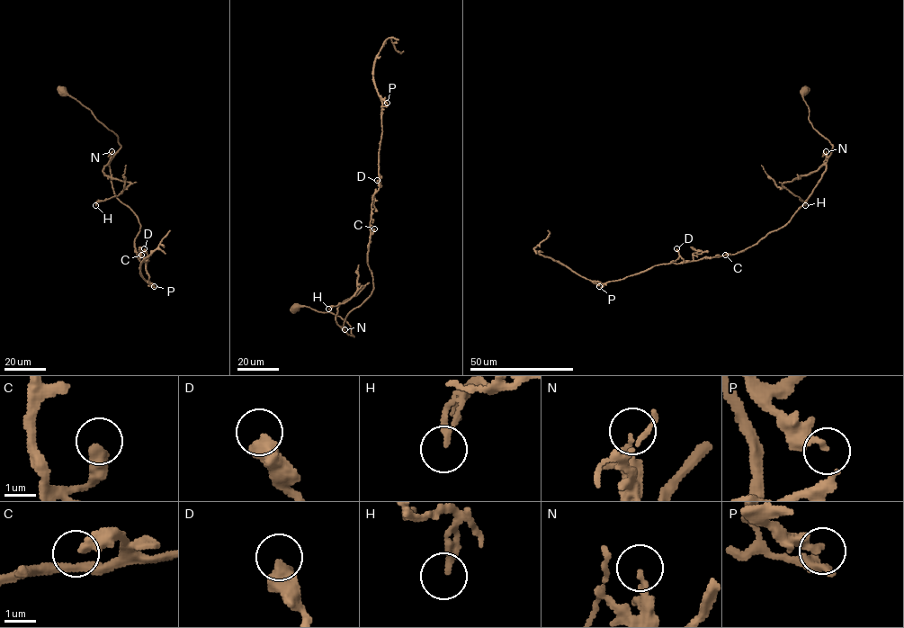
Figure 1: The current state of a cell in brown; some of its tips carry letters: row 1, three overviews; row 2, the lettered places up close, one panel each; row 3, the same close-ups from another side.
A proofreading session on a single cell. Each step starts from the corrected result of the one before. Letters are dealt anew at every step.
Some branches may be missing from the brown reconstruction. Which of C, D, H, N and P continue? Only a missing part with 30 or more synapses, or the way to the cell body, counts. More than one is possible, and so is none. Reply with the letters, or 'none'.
none

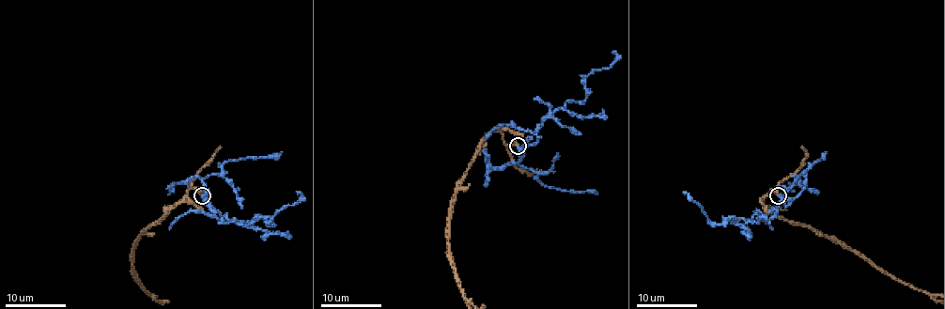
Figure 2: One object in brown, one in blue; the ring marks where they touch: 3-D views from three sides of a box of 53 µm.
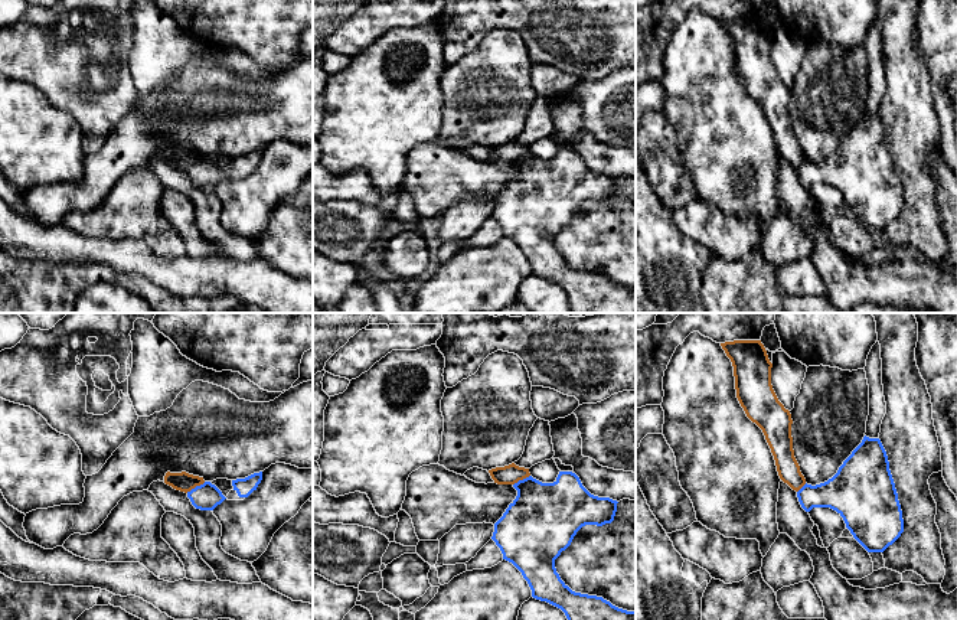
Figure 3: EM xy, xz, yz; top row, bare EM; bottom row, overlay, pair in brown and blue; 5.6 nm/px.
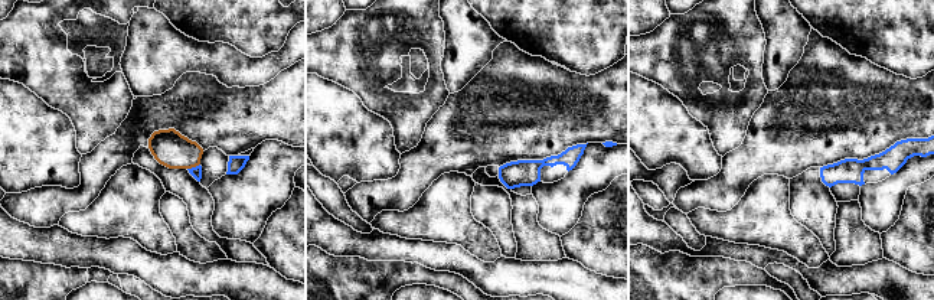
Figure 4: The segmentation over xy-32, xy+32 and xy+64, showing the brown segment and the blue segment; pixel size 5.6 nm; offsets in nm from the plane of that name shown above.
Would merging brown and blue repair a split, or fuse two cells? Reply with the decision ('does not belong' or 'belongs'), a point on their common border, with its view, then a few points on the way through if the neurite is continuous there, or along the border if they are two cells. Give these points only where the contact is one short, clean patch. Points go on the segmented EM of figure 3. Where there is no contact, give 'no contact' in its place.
does not belong | xy (195, 486) | along xy (205, 482), (186, 492)

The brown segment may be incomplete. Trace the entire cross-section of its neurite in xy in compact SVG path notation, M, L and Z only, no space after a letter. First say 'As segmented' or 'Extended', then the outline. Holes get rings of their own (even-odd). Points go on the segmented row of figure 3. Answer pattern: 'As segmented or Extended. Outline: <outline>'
As segmented. Outline: M167 471L164 476L164 483L172 486L176 490L187 493L192 489L195 489L196 486L203 484L205 480L203 480L203 477L193 476L186 471L182 471L182 473Z

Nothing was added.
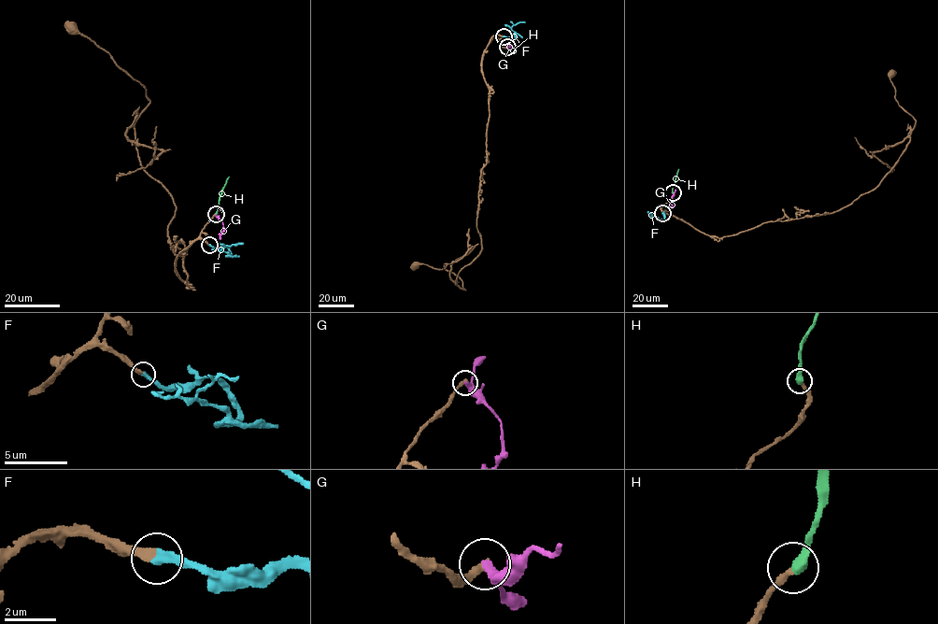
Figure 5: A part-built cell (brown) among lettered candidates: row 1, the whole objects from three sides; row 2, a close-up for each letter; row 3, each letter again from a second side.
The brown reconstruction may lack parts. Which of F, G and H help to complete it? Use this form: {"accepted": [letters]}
{"accepted": ["F", "H"]}

